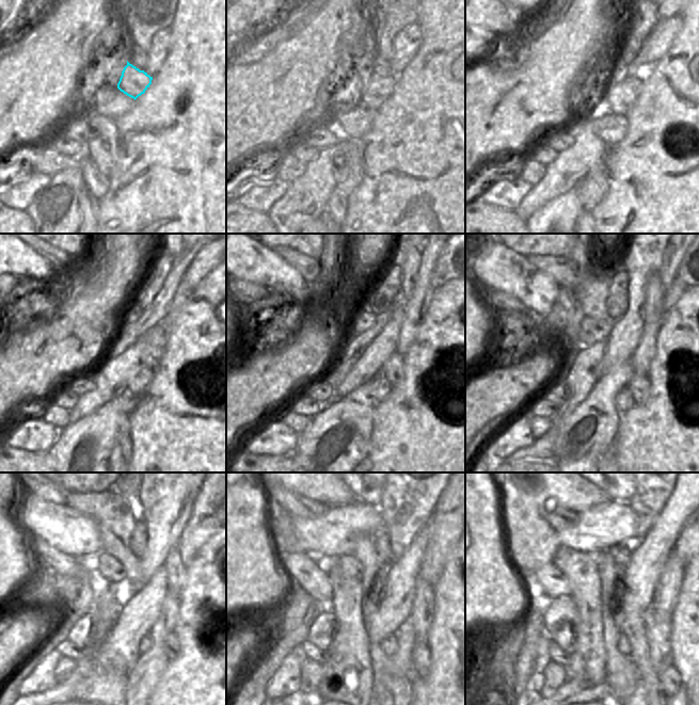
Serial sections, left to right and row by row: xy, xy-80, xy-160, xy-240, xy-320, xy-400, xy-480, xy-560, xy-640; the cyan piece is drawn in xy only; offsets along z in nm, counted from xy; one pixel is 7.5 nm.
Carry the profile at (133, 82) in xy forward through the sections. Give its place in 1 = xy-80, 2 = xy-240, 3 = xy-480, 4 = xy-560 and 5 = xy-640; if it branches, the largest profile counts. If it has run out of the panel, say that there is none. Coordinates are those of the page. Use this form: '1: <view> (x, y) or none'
1: xy-80 (372, 90)
2: xy-240 (155, 340)
3: xy-480 (171, 644)
4: xy-560 (422, 656)
5: xy-640 (670, 678)

